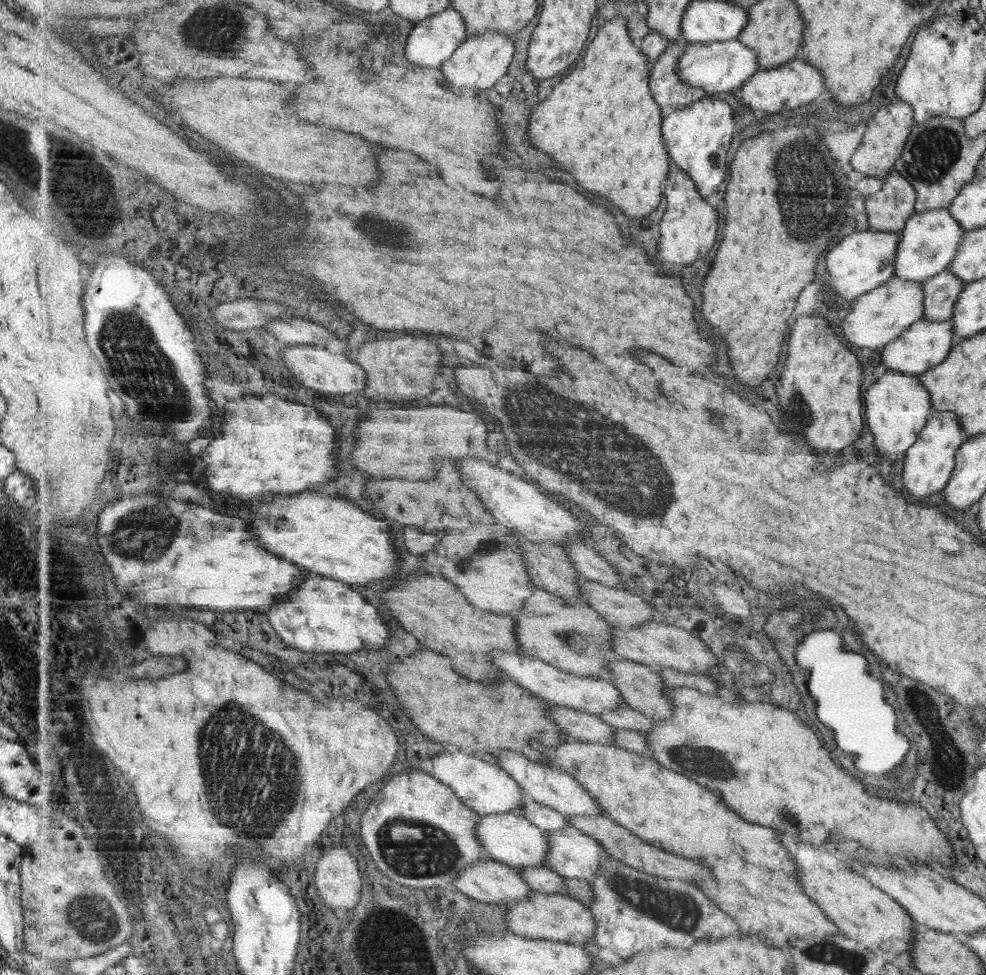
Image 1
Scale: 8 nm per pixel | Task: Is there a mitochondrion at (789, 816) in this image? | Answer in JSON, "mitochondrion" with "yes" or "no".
{"mitochondrion":"yes"}

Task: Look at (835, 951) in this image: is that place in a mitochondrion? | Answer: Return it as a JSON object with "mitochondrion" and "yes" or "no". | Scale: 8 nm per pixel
{"mitochondrion":"yes"}

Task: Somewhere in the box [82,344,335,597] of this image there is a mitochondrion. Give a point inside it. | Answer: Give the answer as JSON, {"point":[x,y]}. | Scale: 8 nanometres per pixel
{"point":[160,530]}

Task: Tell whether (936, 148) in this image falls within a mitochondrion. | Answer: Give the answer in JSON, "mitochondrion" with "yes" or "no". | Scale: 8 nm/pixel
{"mitochondrion":"yes"}

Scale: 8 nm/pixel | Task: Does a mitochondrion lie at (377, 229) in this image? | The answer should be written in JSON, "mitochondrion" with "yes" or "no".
{"mitochondrion":"yes"}

